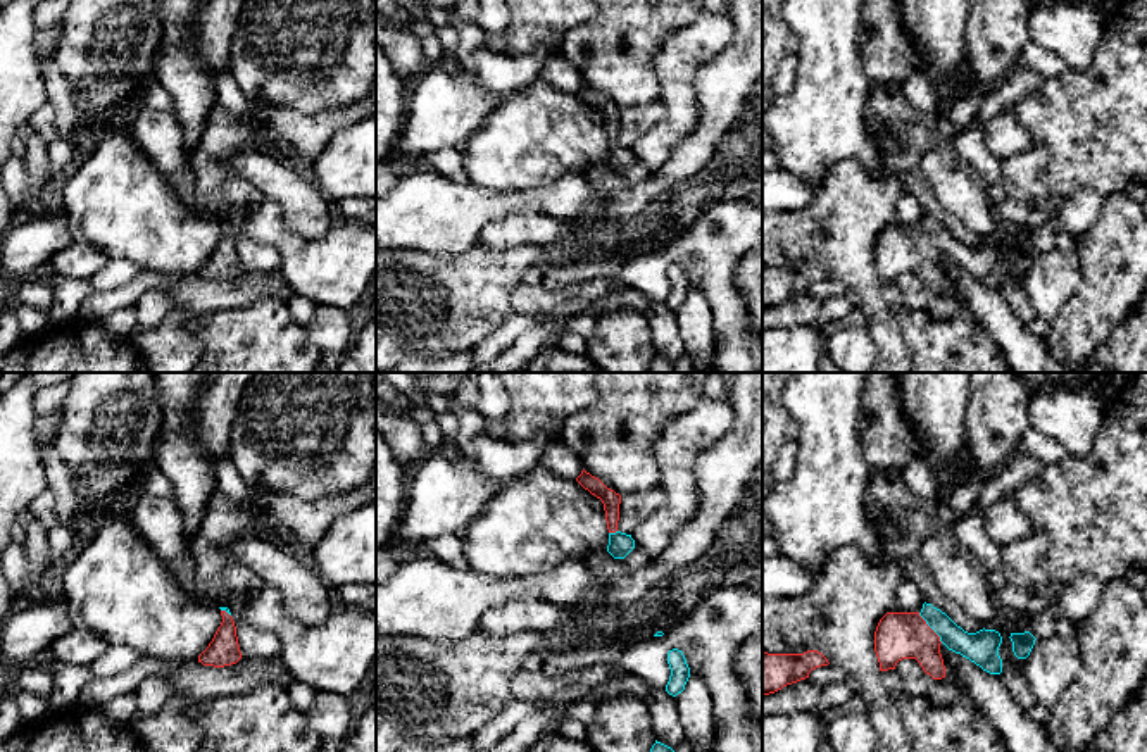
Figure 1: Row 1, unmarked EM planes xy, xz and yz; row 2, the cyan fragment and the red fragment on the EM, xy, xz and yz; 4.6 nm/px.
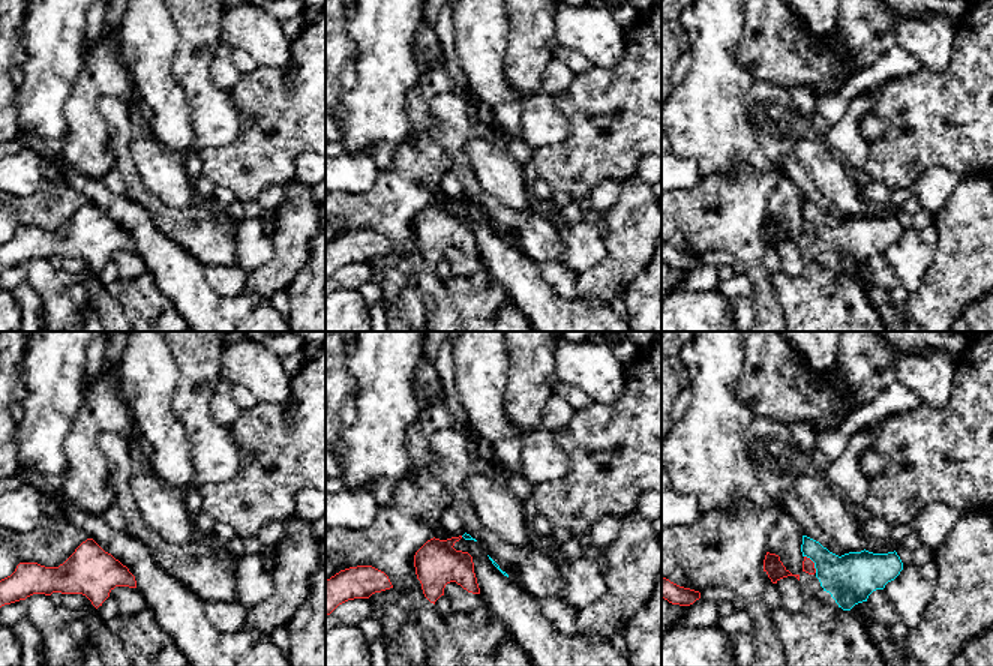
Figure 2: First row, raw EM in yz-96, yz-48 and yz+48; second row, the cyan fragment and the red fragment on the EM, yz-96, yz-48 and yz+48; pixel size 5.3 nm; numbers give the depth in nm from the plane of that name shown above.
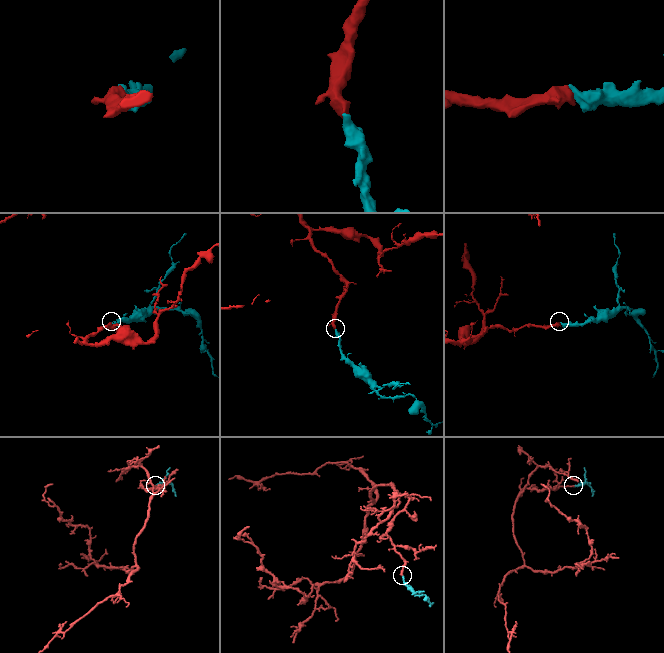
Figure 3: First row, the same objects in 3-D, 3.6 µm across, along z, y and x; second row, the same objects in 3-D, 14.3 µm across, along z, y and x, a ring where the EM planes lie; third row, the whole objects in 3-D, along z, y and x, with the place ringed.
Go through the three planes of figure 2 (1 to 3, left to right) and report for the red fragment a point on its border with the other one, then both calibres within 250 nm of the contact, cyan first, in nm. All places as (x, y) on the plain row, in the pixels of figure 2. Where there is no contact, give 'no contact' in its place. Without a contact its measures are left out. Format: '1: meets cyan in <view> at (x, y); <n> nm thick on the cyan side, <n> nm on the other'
1: no contact
2: no contact
3: meets cyan in yz+48 at (813, 225); 260 nm thick on the cyan side, 60 nm on the other

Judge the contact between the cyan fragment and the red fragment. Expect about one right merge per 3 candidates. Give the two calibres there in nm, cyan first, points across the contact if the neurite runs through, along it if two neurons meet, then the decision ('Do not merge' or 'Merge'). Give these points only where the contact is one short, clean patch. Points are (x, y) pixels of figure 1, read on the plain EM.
Thickness 150 nm (cyan) against 220 nm. Path across: yz (978, 261), (930, 240), (918, 249), (899, 249). Merge

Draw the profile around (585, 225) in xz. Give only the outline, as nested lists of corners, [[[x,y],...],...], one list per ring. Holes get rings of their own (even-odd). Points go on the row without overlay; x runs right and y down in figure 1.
[[[588,210],[561,222],[567,224],[580,238],[588,238],[595,233],[600,235],[604,229],[611,228],[611,222],[597,210]]]

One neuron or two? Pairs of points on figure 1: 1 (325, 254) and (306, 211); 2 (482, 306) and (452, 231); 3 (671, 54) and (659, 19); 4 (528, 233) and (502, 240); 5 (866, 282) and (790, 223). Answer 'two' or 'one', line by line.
1: two
2: two
3: two
4: one
5: one

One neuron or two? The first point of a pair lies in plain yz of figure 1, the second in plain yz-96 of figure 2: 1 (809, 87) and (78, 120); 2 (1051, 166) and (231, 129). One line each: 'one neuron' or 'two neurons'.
1: two neurons
2: two neurons

